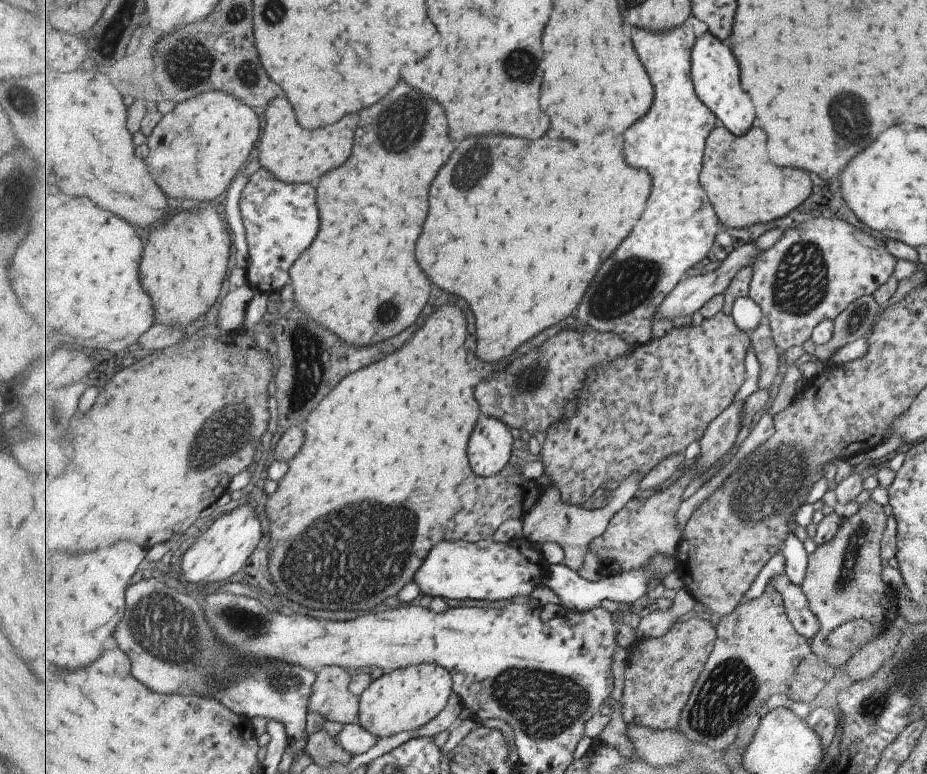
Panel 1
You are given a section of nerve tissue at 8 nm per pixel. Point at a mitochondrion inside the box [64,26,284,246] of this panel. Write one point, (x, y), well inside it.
(188, 65)

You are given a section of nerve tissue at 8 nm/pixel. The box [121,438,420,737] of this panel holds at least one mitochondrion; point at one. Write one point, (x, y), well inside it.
(243, 626)

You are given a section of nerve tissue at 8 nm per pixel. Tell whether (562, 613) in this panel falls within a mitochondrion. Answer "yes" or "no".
no

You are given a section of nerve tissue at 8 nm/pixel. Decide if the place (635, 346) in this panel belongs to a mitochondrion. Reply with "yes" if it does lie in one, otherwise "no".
no

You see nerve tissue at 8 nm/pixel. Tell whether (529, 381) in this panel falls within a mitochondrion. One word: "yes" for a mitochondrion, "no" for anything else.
yes

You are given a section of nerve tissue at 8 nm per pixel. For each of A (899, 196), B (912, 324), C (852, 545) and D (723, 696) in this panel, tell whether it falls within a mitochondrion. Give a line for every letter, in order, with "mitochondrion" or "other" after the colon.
A: other
B: other
C: mitochondrion
D: mitochondrion

